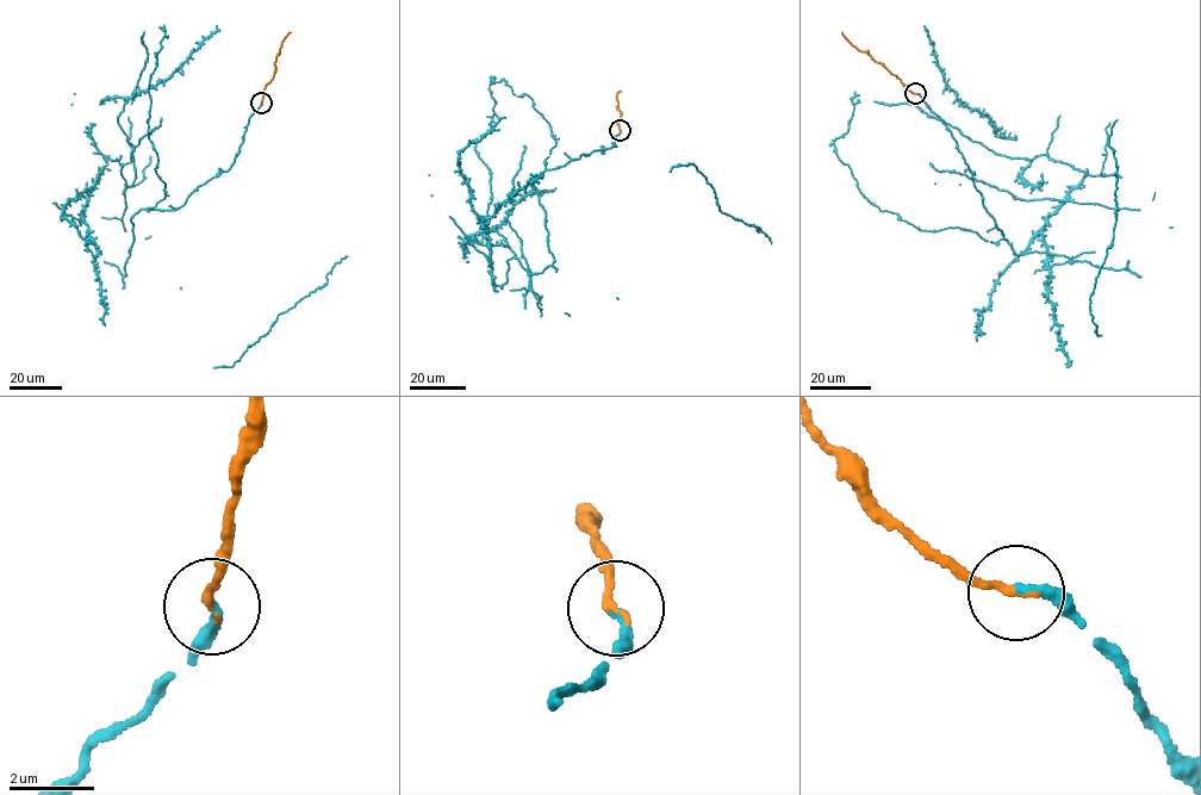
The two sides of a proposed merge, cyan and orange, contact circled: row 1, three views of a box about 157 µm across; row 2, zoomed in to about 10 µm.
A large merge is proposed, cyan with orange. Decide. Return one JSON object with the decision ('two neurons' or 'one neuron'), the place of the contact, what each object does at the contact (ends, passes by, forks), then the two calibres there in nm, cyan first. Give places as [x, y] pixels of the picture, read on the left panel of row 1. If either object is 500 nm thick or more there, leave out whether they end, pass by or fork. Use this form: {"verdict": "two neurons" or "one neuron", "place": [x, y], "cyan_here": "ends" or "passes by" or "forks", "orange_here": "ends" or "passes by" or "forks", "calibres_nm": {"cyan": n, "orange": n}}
{"verdict": "one neuron", "place": [261, 103], "cyan_here": "ends", "orange_here": "ends", "calibres_nm": {"cyan": 240, "orange": 190}}

